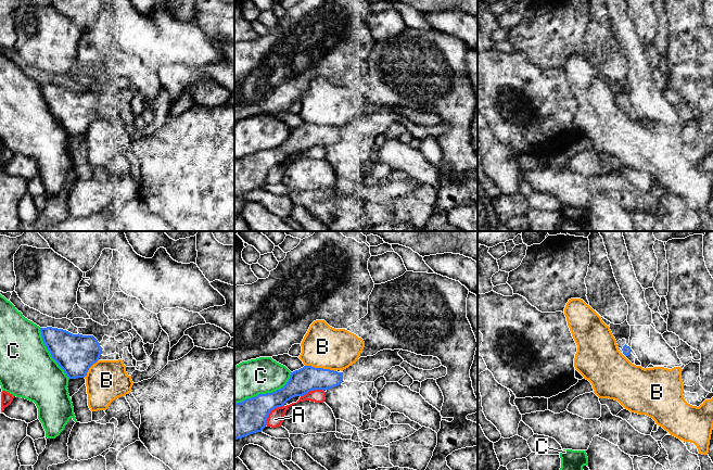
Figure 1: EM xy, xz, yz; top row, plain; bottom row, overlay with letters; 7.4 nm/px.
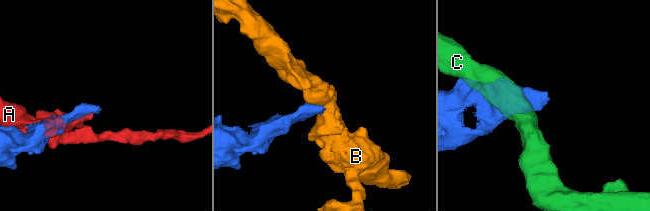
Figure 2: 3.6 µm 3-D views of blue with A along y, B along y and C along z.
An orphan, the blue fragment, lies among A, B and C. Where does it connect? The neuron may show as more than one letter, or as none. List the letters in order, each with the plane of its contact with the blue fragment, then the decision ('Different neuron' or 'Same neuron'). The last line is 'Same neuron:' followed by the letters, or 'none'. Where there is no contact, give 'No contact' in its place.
A: Touches blue in xz. Different neuron
B: Touches blue in xz. Different neuron
C: Touches blue in xz. Different neuron
Same neuron: none

